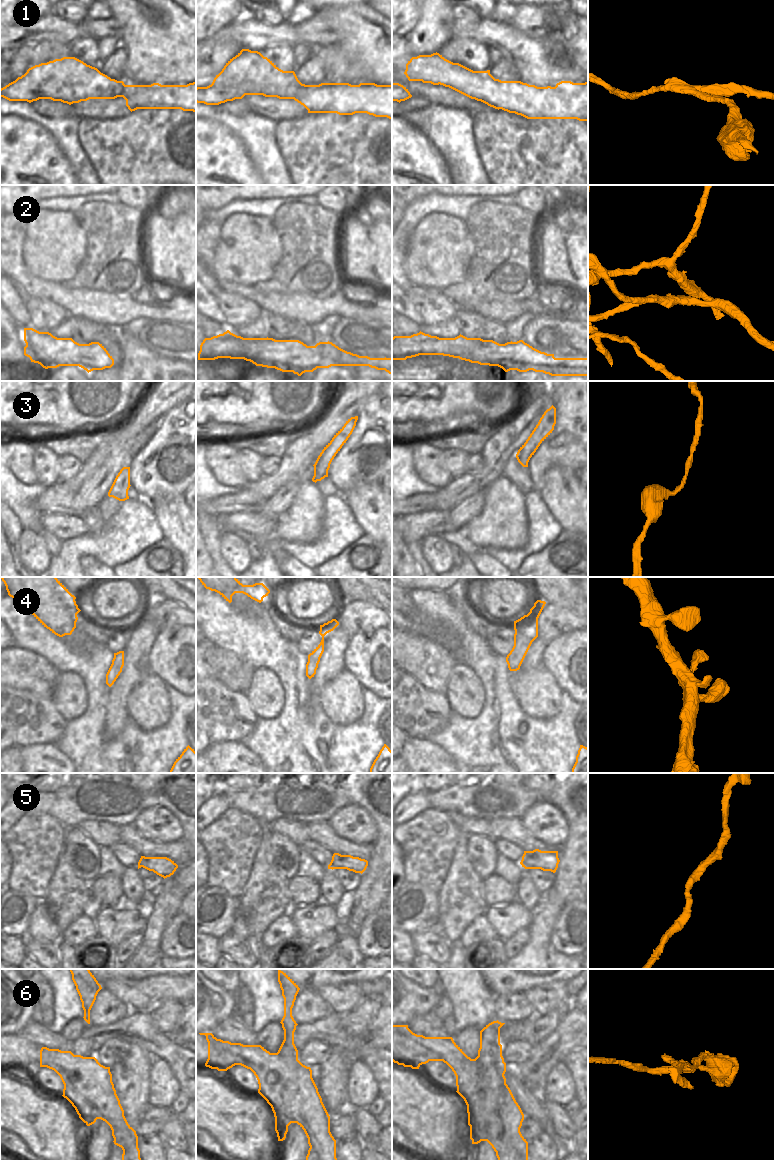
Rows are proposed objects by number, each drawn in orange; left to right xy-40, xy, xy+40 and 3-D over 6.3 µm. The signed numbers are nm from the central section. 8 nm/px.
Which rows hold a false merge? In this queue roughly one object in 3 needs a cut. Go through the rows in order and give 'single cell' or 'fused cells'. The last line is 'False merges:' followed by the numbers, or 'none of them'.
1: fused cells
2: fused cells
3: single cell
4: single cell
5: single cell
6: fused cells
False merges: 1, 2, 6

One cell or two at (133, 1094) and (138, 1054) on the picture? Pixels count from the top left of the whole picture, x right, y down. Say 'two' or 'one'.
one

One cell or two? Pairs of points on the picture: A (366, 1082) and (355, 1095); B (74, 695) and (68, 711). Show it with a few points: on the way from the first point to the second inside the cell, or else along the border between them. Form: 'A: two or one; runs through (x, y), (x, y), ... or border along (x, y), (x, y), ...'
A: one; runs through (363, 1085), (358, 1092)
B: one; runs through (70, 699), (70, 707)

